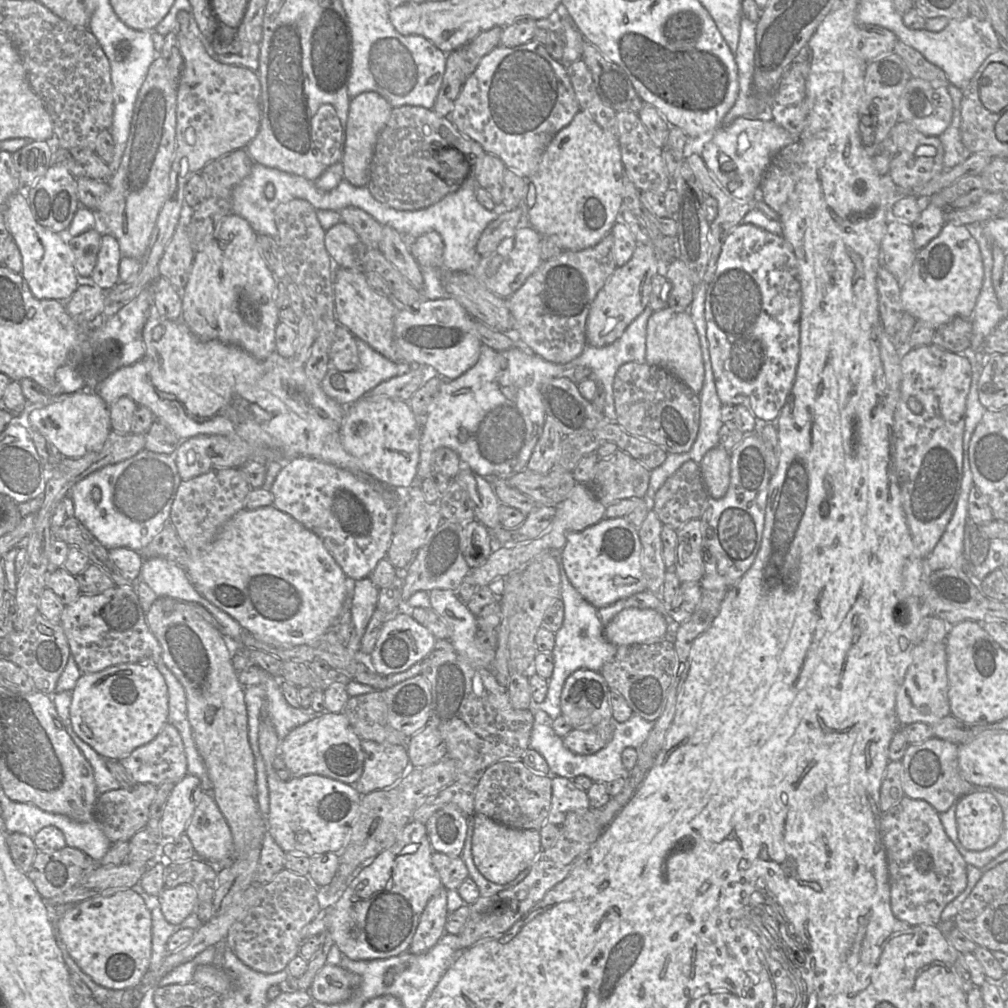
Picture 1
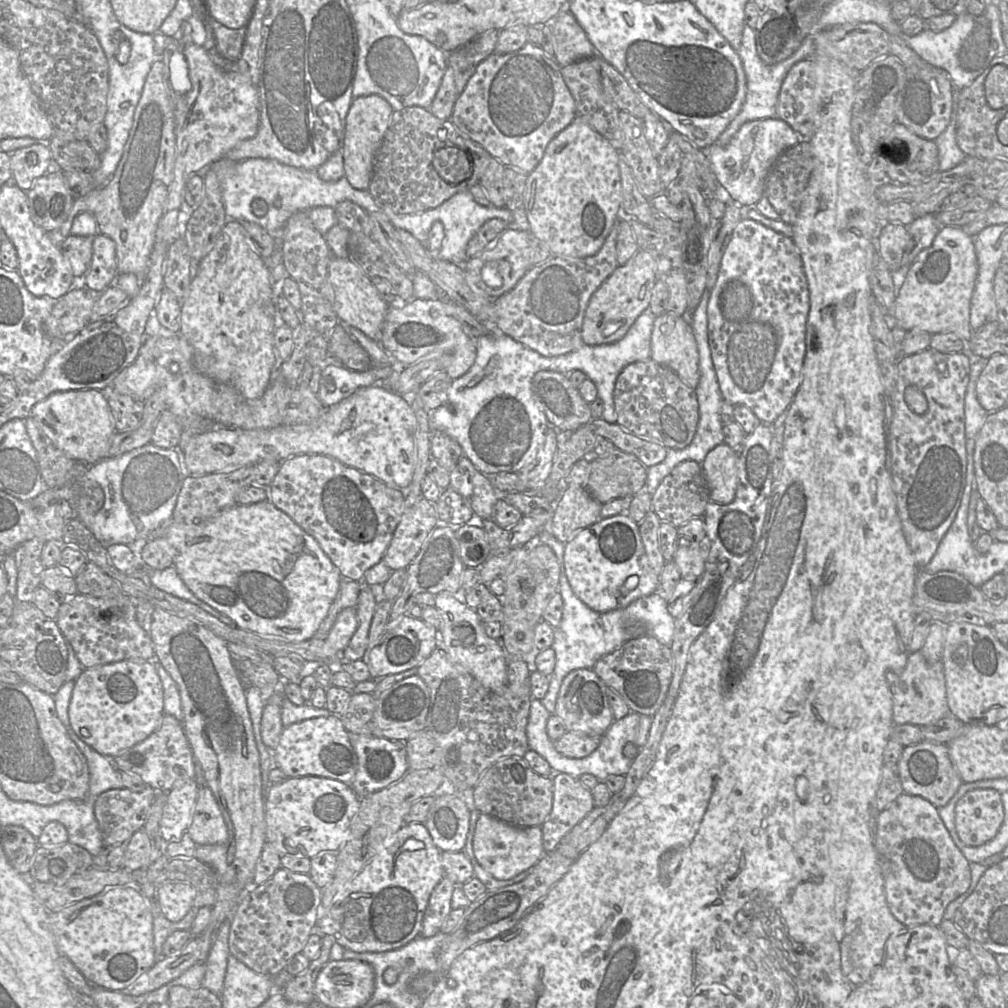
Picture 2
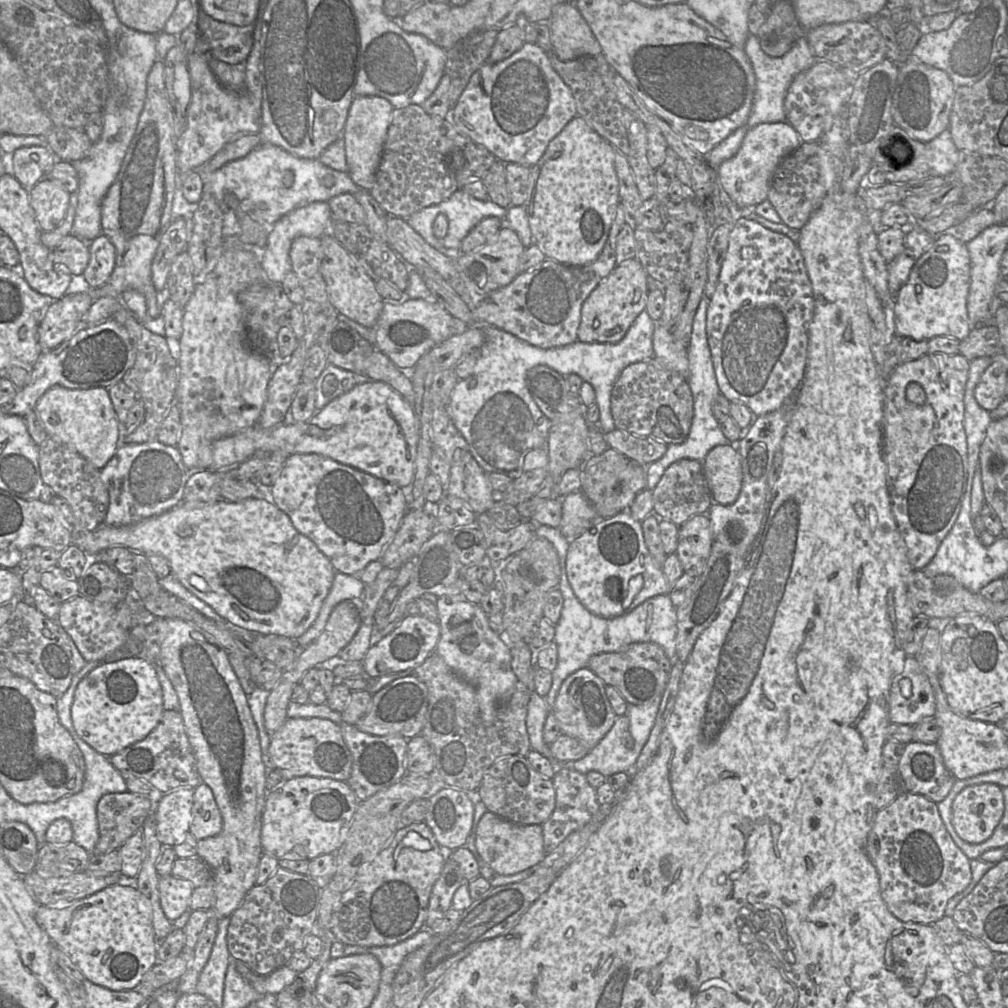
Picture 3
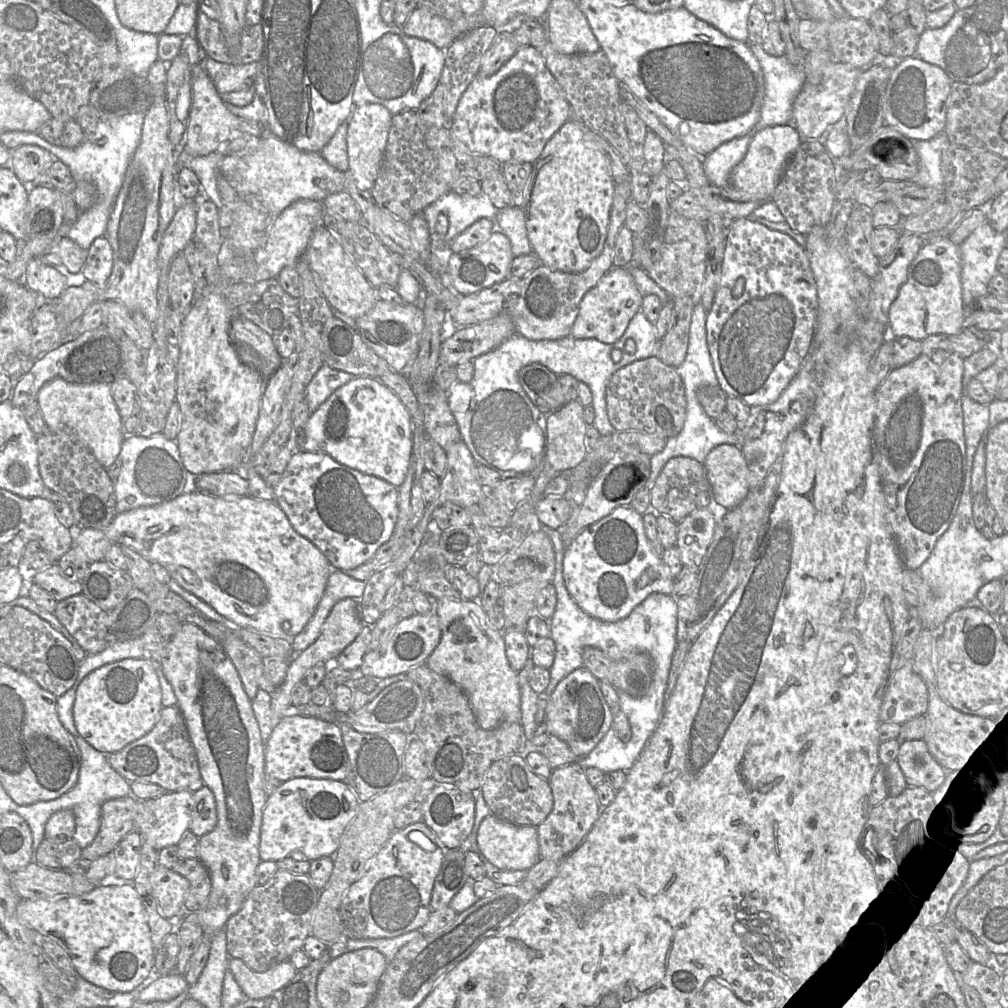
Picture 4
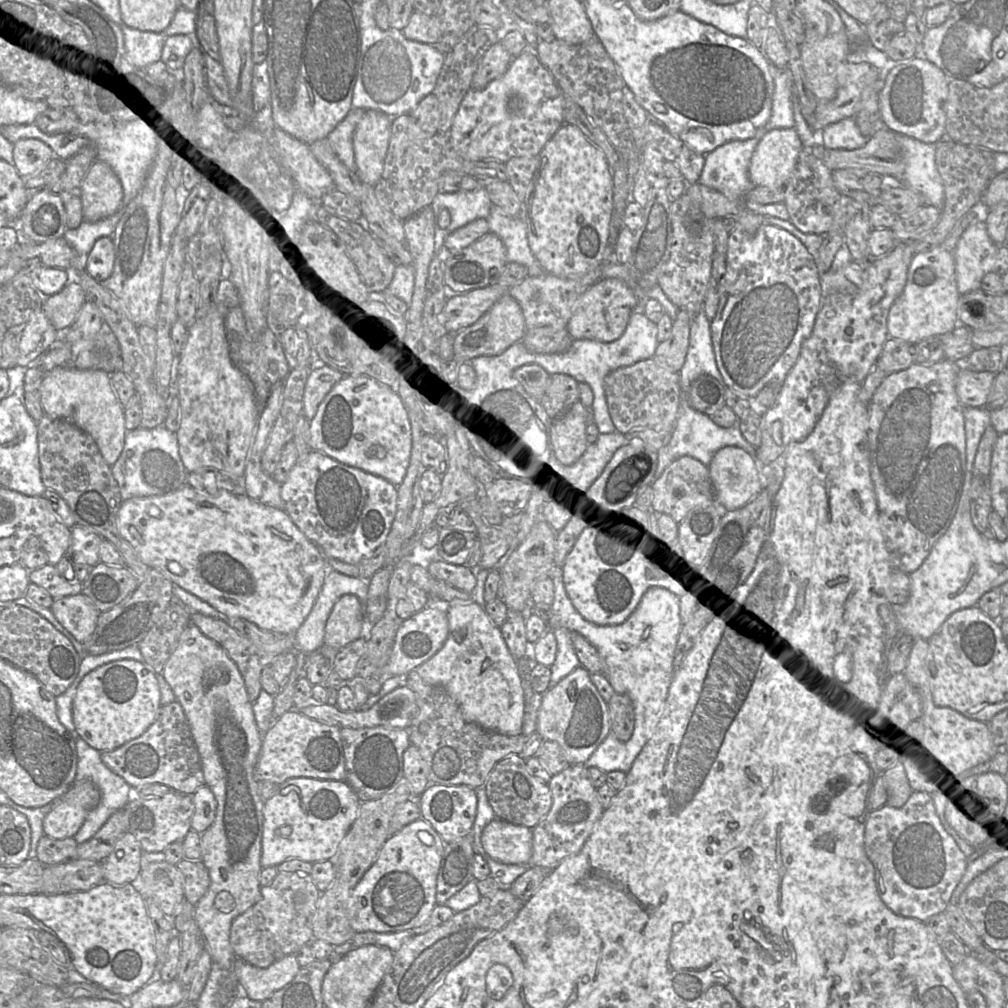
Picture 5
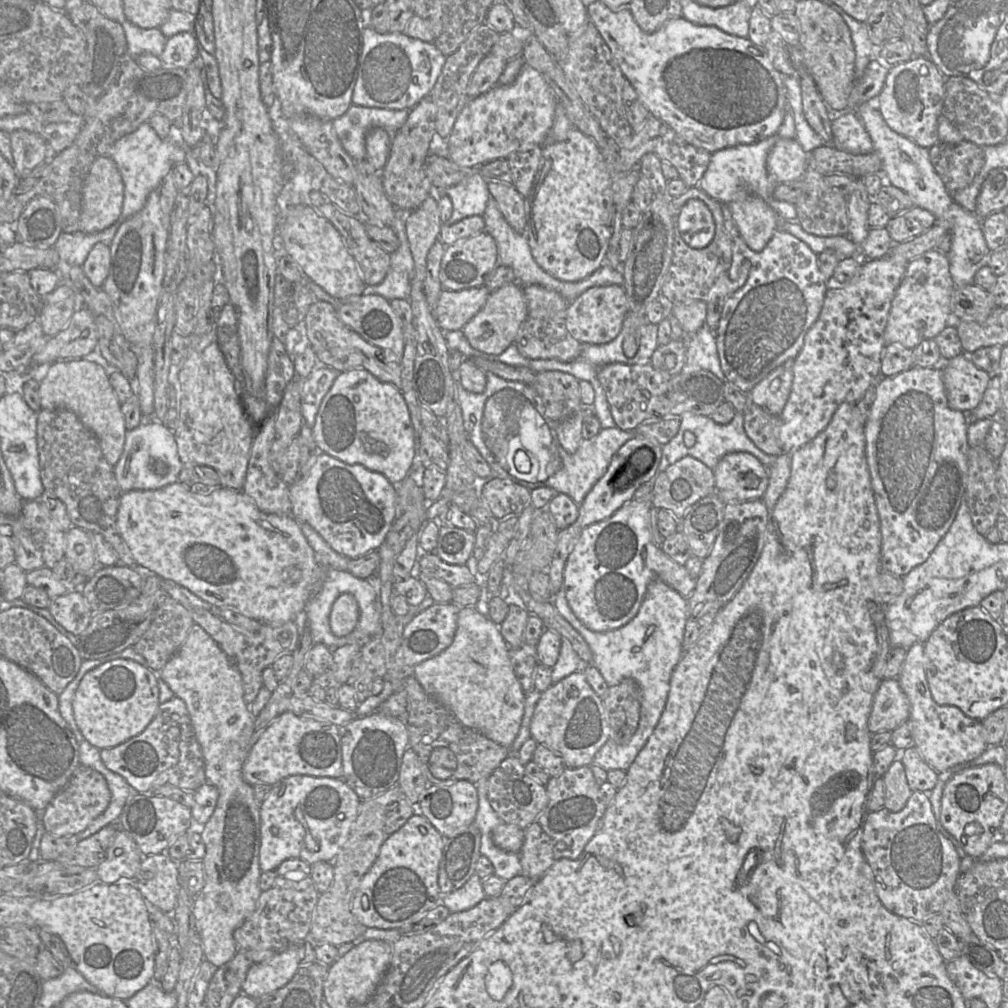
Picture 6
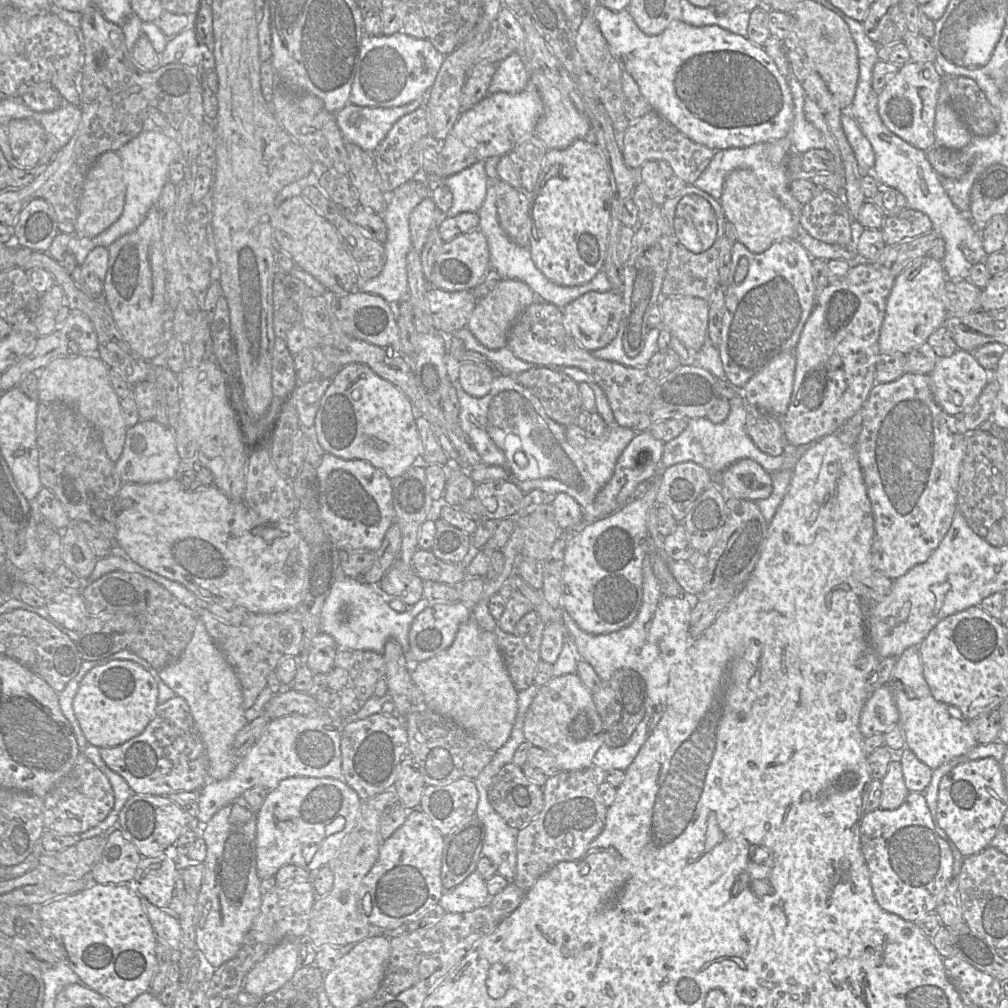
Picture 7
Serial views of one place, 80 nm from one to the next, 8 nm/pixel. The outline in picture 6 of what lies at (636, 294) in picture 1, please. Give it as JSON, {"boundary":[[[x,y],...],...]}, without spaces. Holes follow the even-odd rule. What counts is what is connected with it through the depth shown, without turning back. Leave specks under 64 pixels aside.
{"boundary":[[[623,285],[591,287],[569,303],[565,312],[566,327],[580,343],[604,344],[620,333],[627,312],[628,300]]]}

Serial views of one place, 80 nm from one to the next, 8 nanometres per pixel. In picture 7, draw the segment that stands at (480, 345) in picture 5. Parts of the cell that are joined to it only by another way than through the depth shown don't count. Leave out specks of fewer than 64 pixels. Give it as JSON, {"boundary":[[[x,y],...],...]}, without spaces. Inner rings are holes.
{"boundary":[[[502,279],[488,295],[478,300],[466,325],[467,329],[488,349],[496,350],[505,347],[512,324],[536,300],[537,296],[526,283]]]}

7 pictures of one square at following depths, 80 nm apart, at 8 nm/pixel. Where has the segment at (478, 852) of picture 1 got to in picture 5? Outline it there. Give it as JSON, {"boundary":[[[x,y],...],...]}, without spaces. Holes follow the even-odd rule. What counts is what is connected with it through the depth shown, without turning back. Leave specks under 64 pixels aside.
{"boundary":[[[495,818],[483,828],[481,843],[485,852],[500,863],[529,865],[533,833],[529,827]]]}

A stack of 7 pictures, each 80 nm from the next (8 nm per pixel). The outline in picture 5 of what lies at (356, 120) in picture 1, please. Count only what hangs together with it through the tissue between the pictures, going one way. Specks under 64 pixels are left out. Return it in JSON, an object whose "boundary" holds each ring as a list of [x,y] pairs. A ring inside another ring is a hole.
{"boundary":[[[368,109],[353,134],[355,171],[359,179],[374,186],[381,177],[388,149],[392,118],[383,112]]]}

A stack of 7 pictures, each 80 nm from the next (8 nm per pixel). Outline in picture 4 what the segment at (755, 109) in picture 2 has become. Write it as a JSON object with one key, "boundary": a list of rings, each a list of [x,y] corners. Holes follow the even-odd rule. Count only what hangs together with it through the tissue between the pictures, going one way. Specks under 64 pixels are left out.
{"boundary":[[[749,43],[751,51],[758,59],[764,74],[765,95],[761,107],[760,117],[751,130],[758,131],[774,125],[784,125],[793,120],[793,102],[802,86],[806,82],[804,67],[792,65],[786,55],[773,56],[768,54],[761,44]]]}

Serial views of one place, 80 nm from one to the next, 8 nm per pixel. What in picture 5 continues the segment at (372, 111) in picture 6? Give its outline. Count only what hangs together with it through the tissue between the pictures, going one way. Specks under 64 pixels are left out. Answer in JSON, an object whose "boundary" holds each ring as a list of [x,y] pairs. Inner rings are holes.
{"boundary":[[[352,108],[327,136],[327,140],[337,157],[350,170],[355,170],[353,134],[364,110],[368,109]]]}

